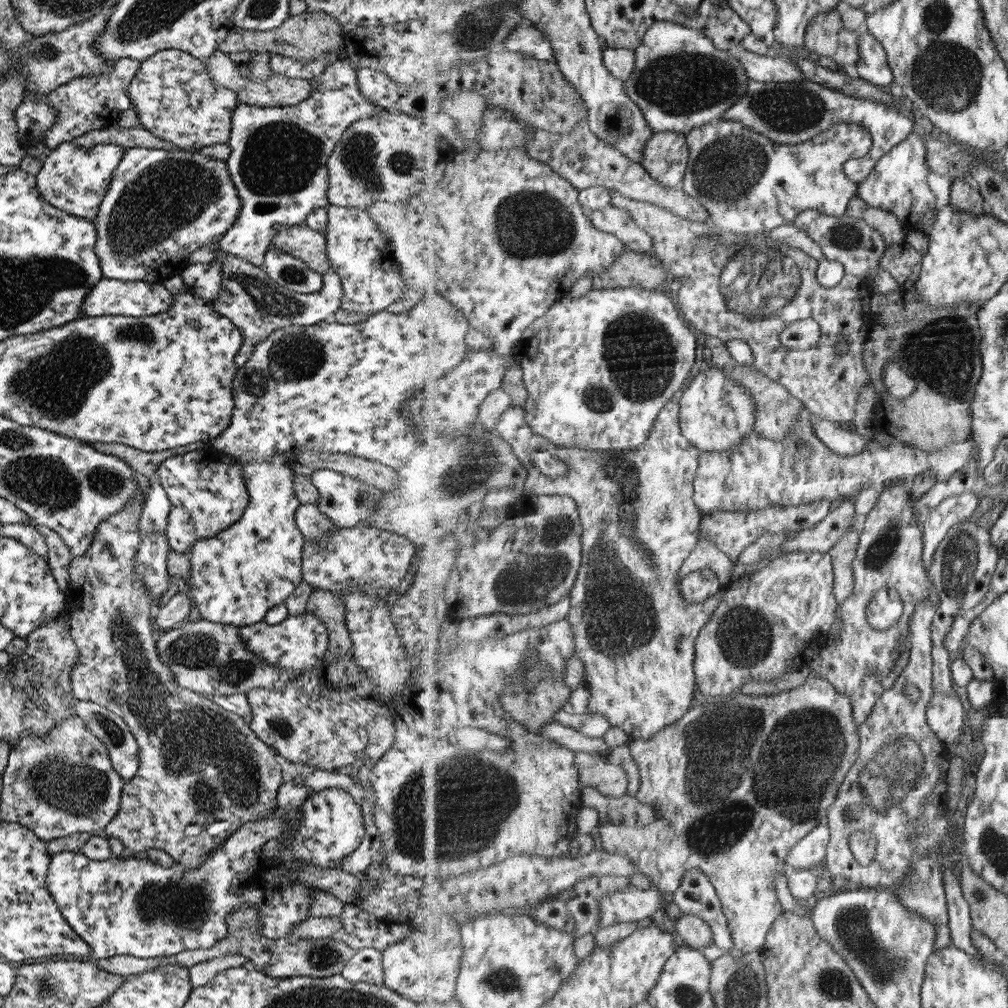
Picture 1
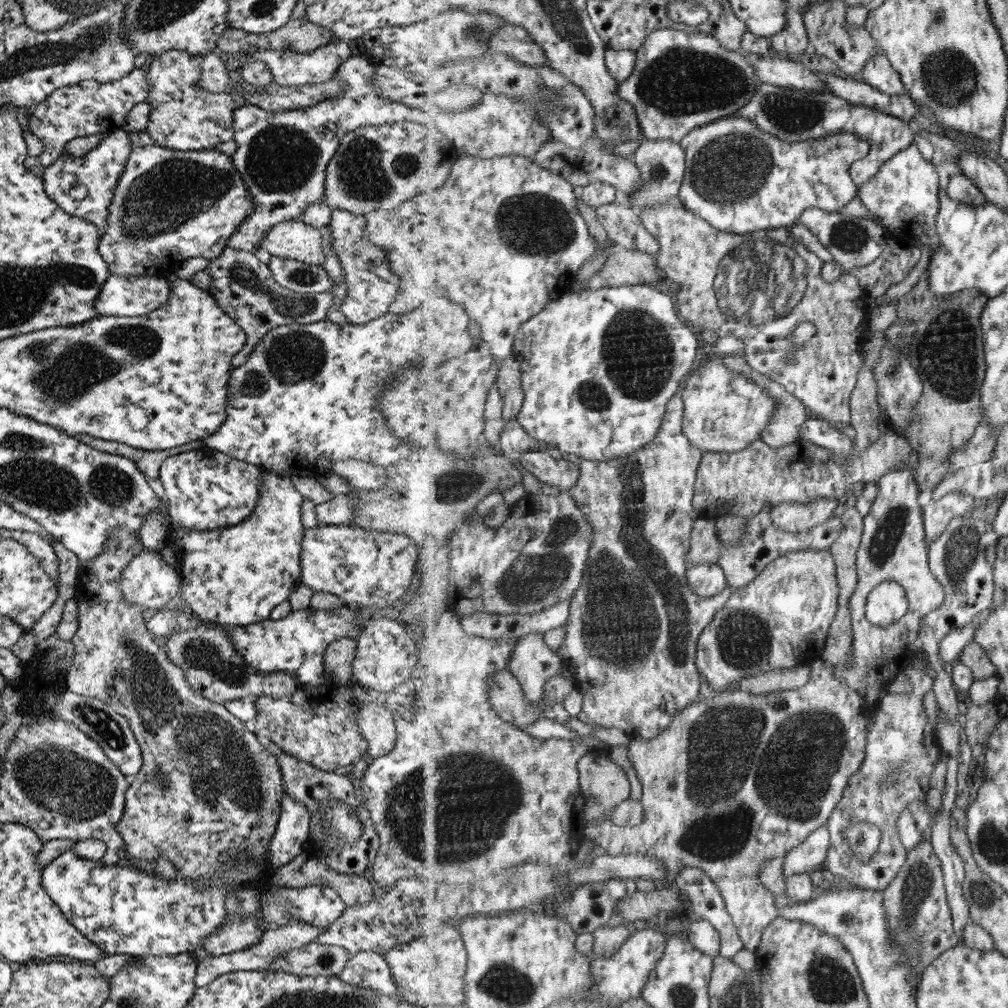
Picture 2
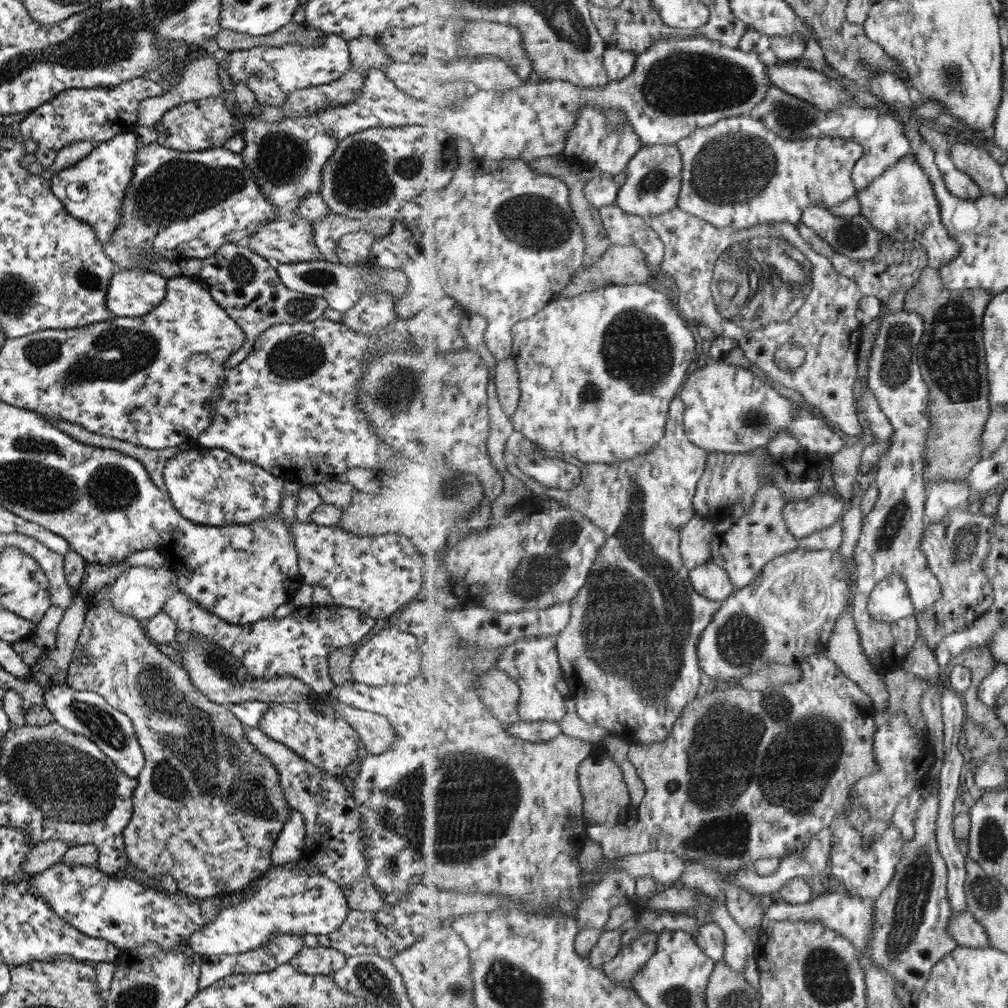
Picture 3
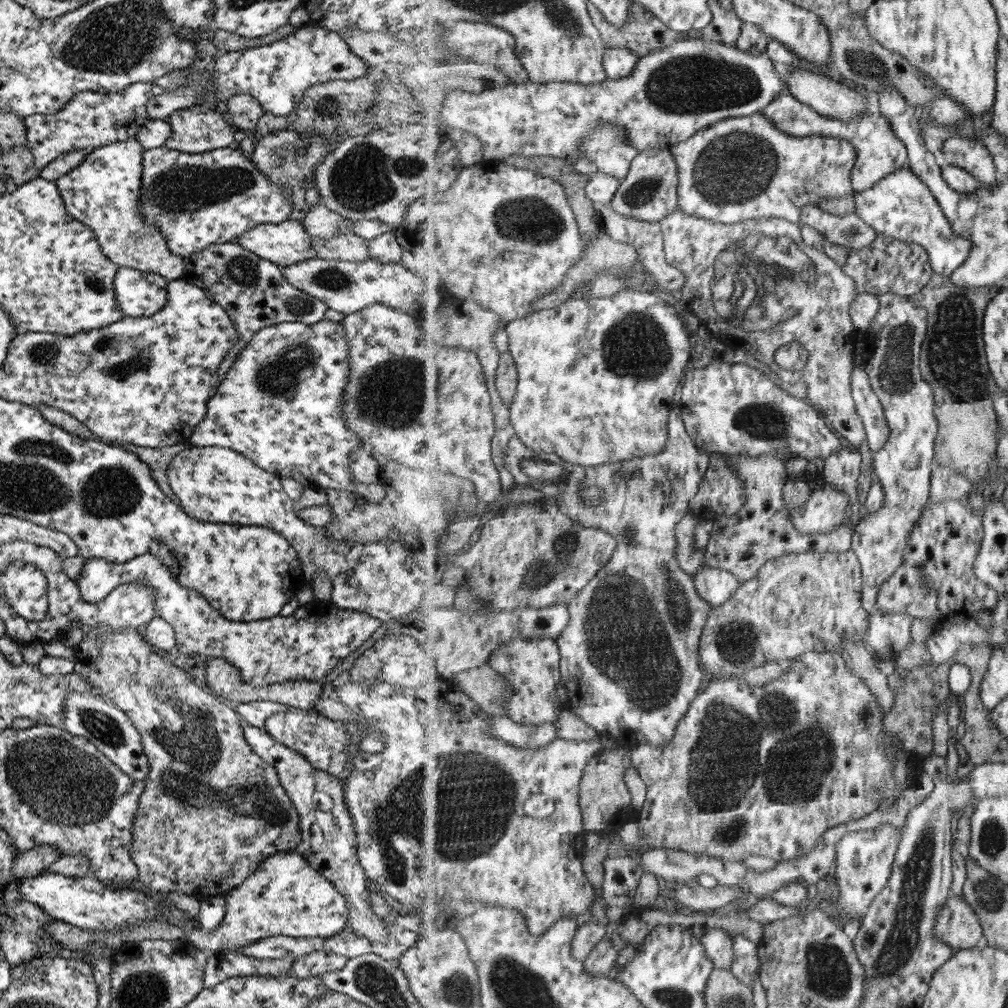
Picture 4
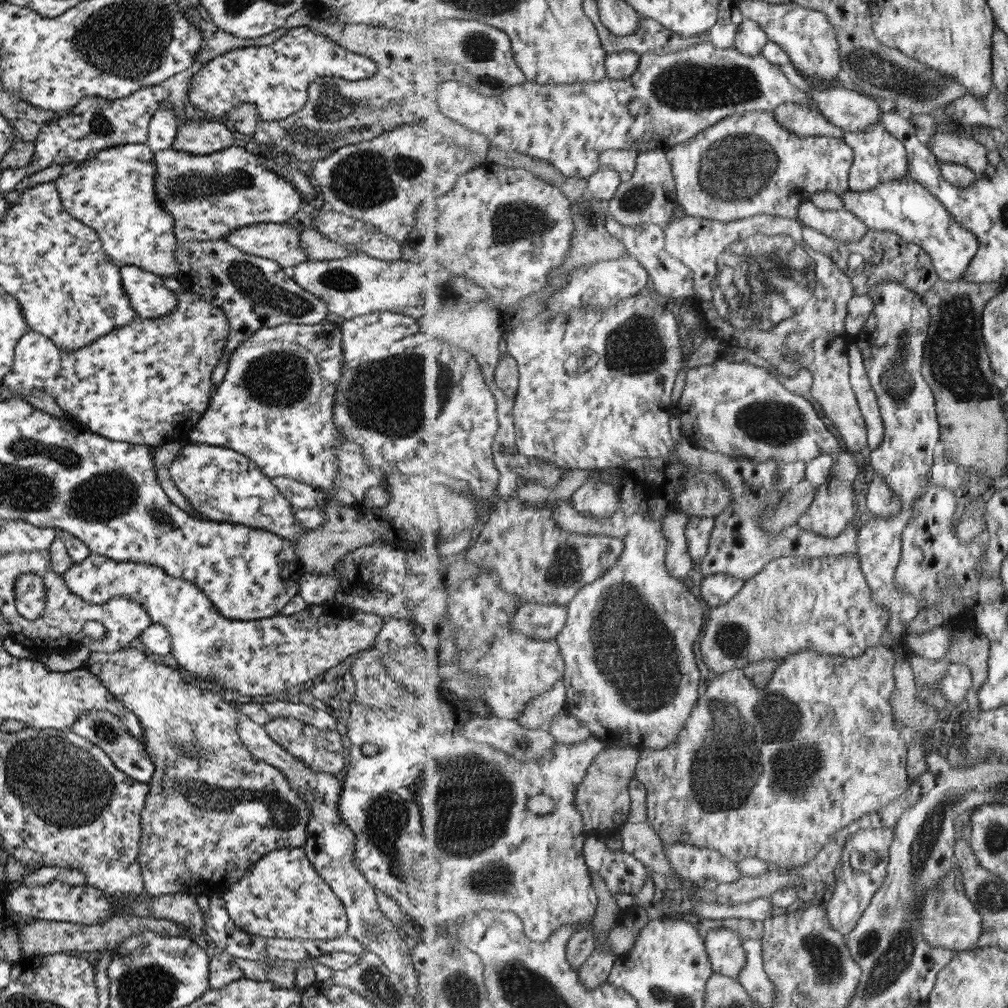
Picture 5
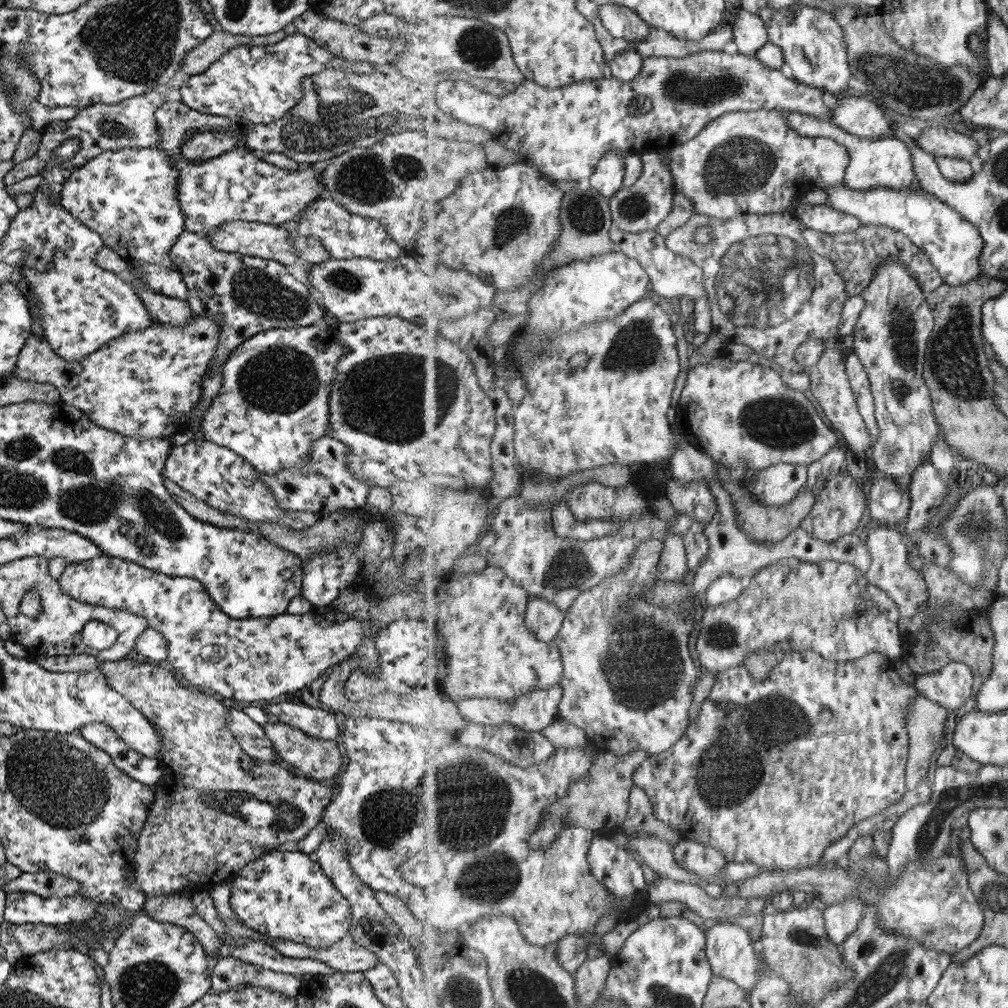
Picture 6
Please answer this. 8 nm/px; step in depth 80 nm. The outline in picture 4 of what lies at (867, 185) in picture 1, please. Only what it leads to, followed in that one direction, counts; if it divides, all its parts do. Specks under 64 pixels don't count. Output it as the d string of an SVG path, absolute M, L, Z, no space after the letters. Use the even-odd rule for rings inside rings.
M909 162L904 168L888 174L872 189L857 192L856 212L878 234L885 234L907 242L919 243L926 248L935 273L951 277L972 253L975 245L953 230L946 213L937 202L932 190L917 176Z

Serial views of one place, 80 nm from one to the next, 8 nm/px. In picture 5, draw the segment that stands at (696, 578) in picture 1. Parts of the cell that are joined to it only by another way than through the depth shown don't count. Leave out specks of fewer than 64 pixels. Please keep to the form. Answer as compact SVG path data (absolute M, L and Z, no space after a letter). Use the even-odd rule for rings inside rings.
M730 574L707 575L700 584L700 594L714 608L727 604L746 583L742 578Z

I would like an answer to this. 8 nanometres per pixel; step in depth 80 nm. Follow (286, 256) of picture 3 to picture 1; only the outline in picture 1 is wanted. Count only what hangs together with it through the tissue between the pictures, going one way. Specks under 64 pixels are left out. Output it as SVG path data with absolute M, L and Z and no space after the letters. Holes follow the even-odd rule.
M304 224L277 231L268 249L271 247L293 255L322 276L328 270L324 233L314 232Z

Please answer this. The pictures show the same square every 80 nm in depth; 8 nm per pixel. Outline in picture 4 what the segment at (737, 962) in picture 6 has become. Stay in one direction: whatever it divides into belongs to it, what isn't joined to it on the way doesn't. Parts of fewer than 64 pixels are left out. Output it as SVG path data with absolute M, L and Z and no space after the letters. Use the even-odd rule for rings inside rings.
M715 928L701 940L716 969L733 970L733 961L736 960L736 940L733 934L723 928Z

